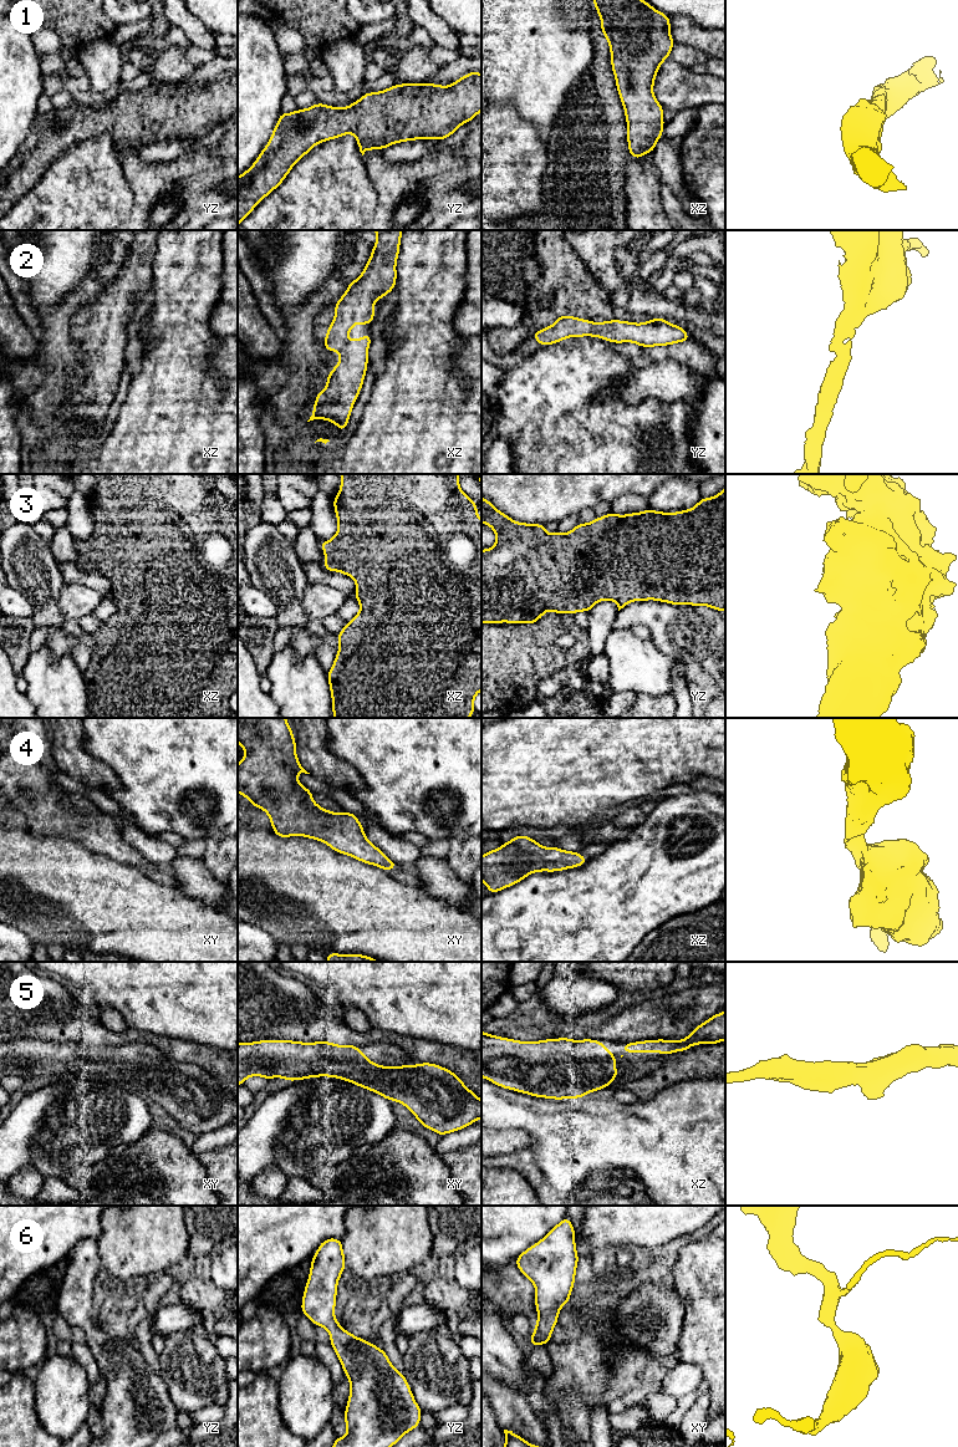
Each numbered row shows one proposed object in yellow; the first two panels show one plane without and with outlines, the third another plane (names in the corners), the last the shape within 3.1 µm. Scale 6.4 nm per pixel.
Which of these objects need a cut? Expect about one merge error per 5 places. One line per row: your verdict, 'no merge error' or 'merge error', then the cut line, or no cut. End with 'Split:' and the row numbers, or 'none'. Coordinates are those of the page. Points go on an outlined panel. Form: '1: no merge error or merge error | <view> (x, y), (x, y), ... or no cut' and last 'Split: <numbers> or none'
1: no merge error | no cut
2: no merge error | no cut
3: no merge error | no cut
4: no merge error | no cut
5: no merge error | no cut
6: no merge error | no cut
Split: none

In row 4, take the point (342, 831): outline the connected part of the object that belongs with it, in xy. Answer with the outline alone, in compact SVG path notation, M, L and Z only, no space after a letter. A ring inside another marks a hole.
M238 718L238 743L245 751L238 764L238 793L249 799L253 807L263 809L269 815L276 836L285 839L300 835L325 842L338 854L384 871L398 867L366 837L357 815L321 807L314 801L314 793L296 780L299 774L310 773L297 759L296 740L286 718Z

